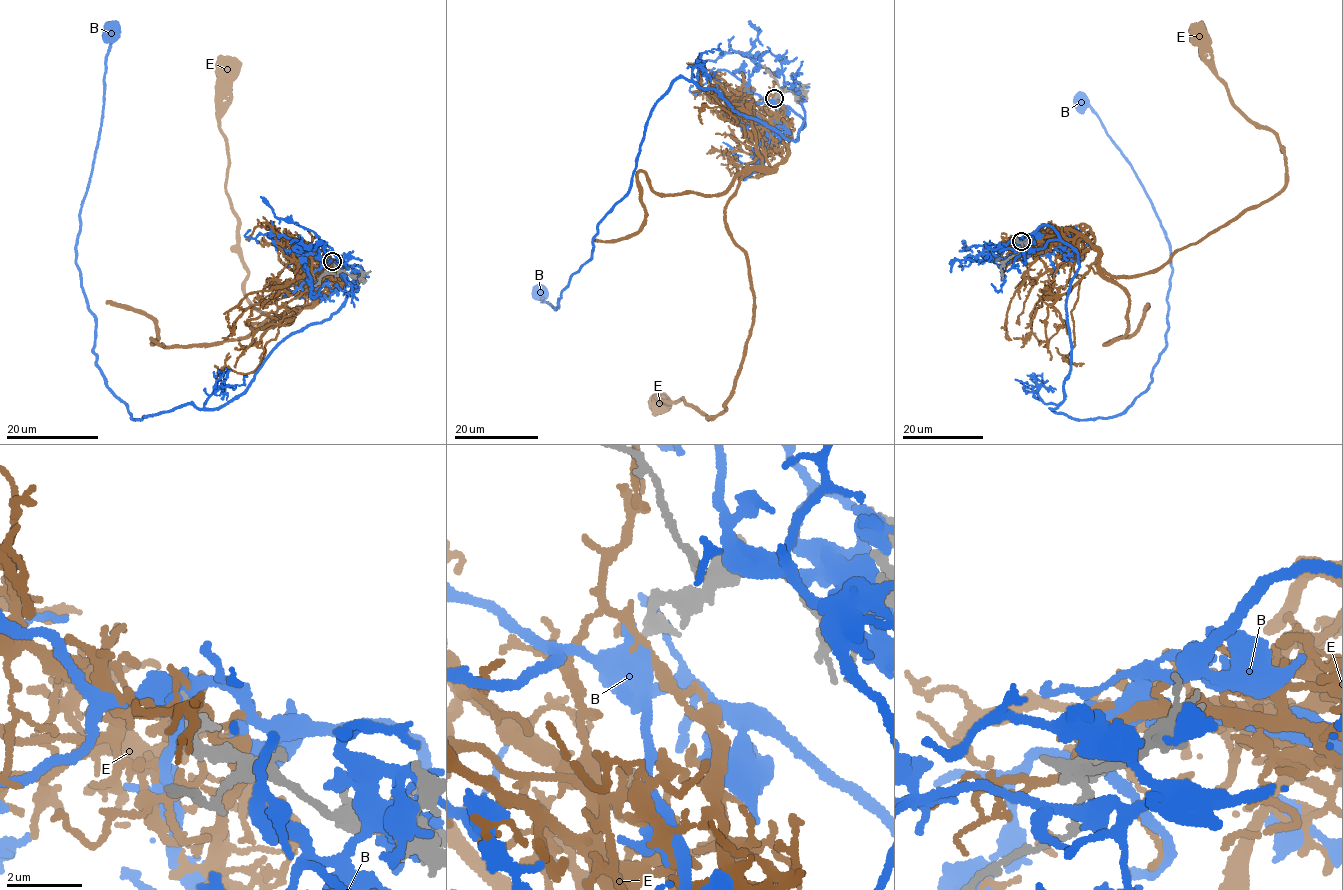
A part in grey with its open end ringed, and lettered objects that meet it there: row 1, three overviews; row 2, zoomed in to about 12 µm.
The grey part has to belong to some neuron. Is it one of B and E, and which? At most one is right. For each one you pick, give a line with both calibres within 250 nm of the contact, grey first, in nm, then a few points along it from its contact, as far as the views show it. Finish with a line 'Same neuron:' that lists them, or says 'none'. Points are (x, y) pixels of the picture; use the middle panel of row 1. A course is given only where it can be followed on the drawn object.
Same neuron: none

